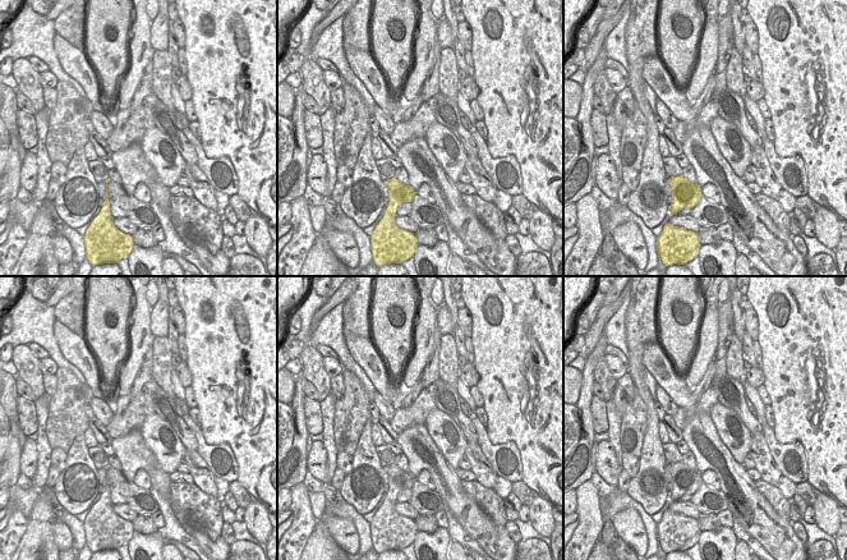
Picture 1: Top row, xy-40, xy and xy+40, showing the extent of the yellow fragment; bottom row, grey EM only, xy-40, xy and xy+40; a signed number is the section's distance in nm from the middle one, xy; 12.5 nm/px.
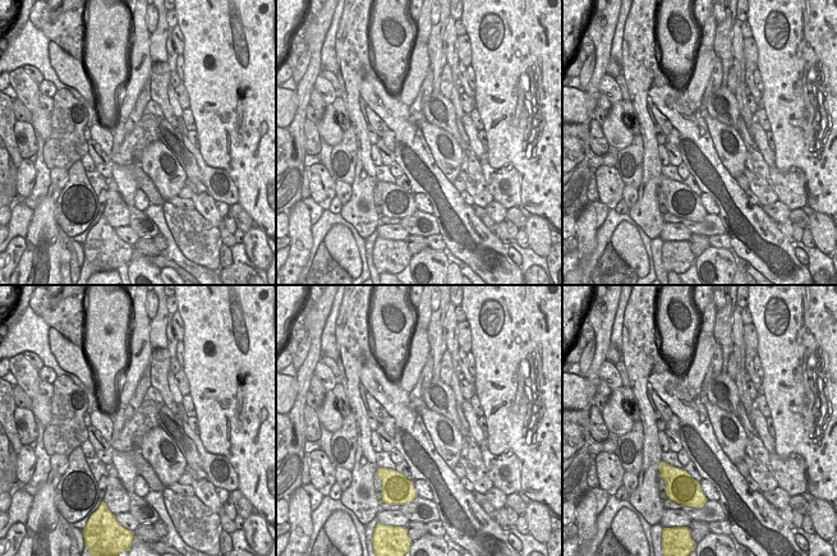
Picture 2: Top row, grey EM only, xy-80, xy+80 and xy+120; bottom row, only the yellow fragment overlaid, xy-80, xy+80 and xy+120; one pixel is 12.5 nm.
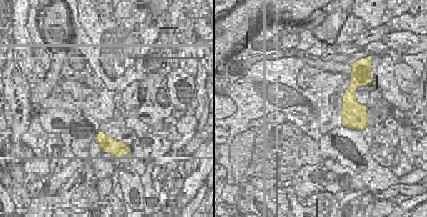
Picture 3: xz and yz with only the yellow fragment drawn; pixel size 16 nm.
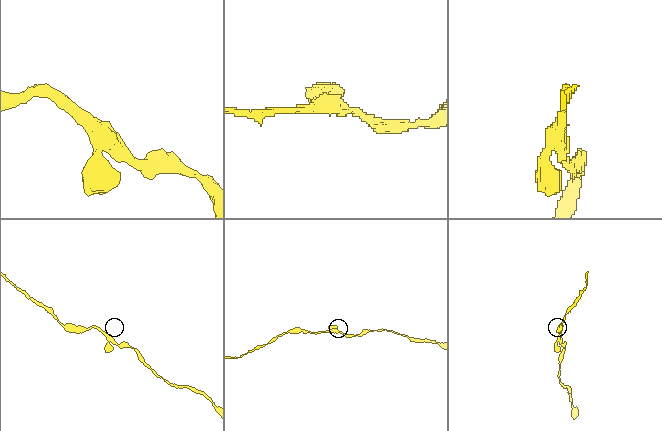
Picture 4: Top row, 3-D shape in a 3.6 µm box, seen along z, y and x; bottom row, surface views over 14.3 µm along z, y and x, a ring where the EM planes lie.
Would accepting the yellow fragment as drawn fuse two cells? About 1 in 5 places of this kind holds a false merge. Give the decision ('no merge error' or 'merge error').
no merge error

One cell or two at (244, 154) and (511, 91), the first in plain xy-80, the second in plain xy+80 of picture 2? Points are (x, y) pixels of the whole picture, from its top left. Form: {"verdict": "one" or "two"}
{"verdict": "one"}

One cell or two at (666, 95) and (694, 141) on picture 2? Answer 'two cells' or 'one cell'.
one cell

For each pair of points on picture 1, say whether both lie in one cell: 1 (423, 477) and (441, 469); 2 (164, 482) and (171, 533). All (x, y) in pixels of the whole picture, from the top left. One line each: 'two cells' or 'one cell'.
1: two cells
2: two cells

